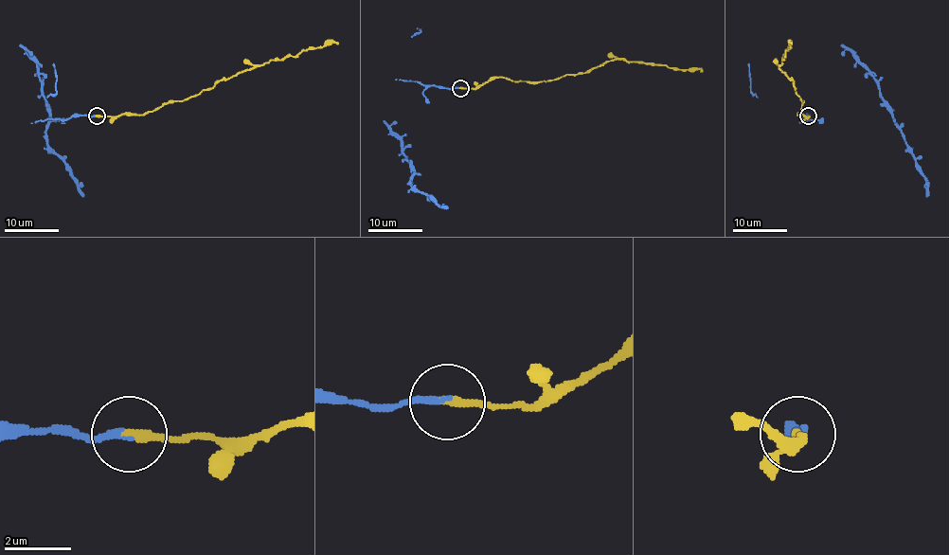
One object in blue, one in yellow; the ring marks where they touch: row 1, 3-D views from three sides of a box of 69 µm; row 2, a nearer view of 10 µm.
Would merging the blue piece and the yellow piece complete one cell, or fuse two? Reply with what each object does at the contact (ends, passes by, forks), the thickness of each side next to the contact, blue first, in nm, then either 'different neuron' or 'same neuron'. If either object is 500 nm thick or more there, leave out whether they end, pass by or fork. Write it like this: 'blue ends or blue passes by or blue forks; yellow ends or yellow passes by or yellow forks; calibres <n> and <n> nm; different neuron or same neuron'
blue ends; yellow ends; calibres 200 and 280 nm; same neuron

